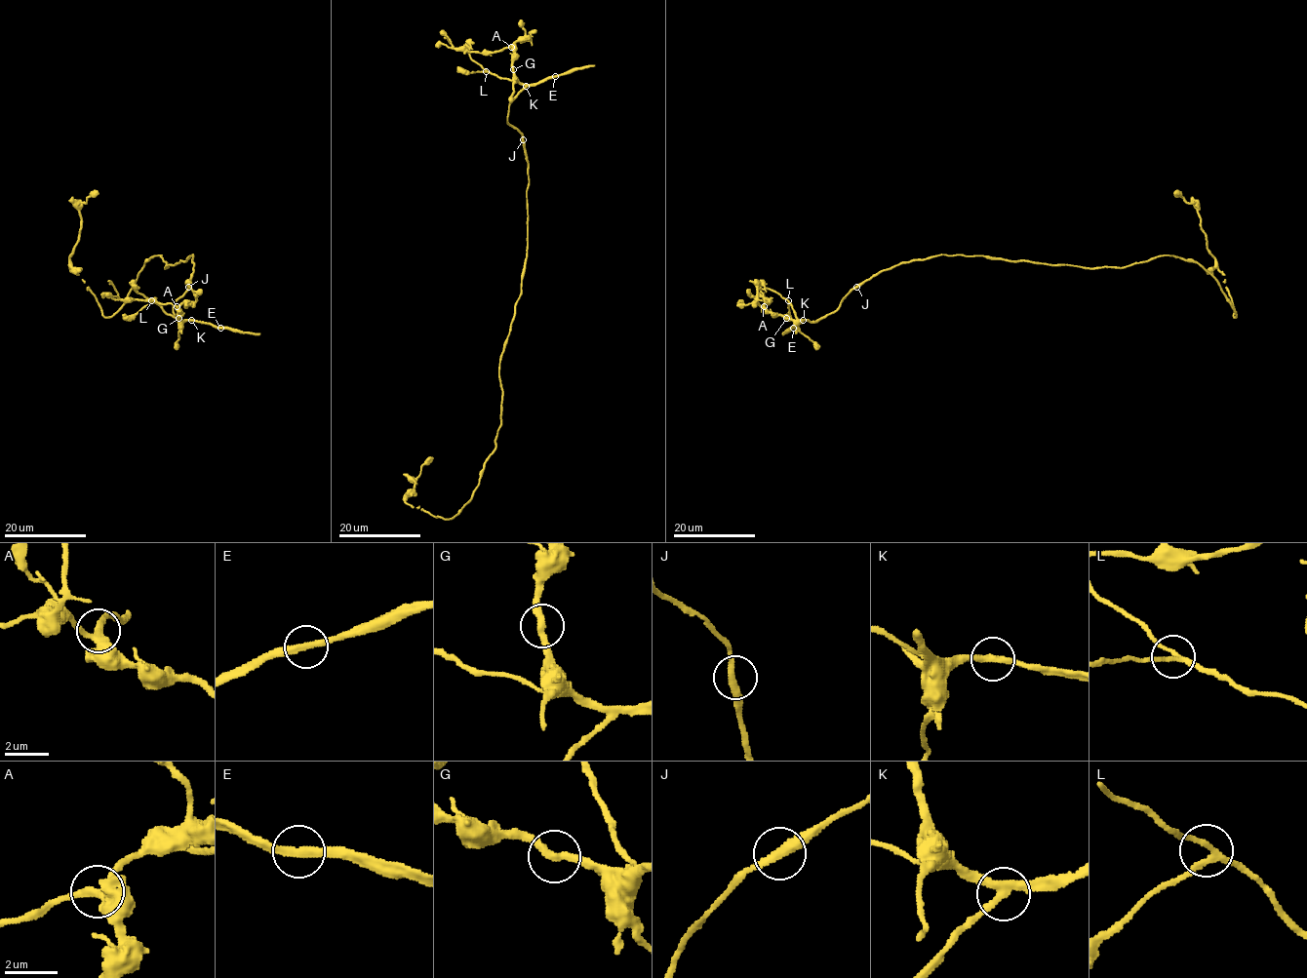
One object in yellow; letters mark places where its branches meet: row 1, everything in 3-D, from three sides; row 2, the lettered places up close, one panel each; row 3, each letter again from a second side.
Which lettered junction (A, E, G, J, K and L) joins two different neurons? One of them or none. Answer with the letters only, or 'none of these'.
none of these

